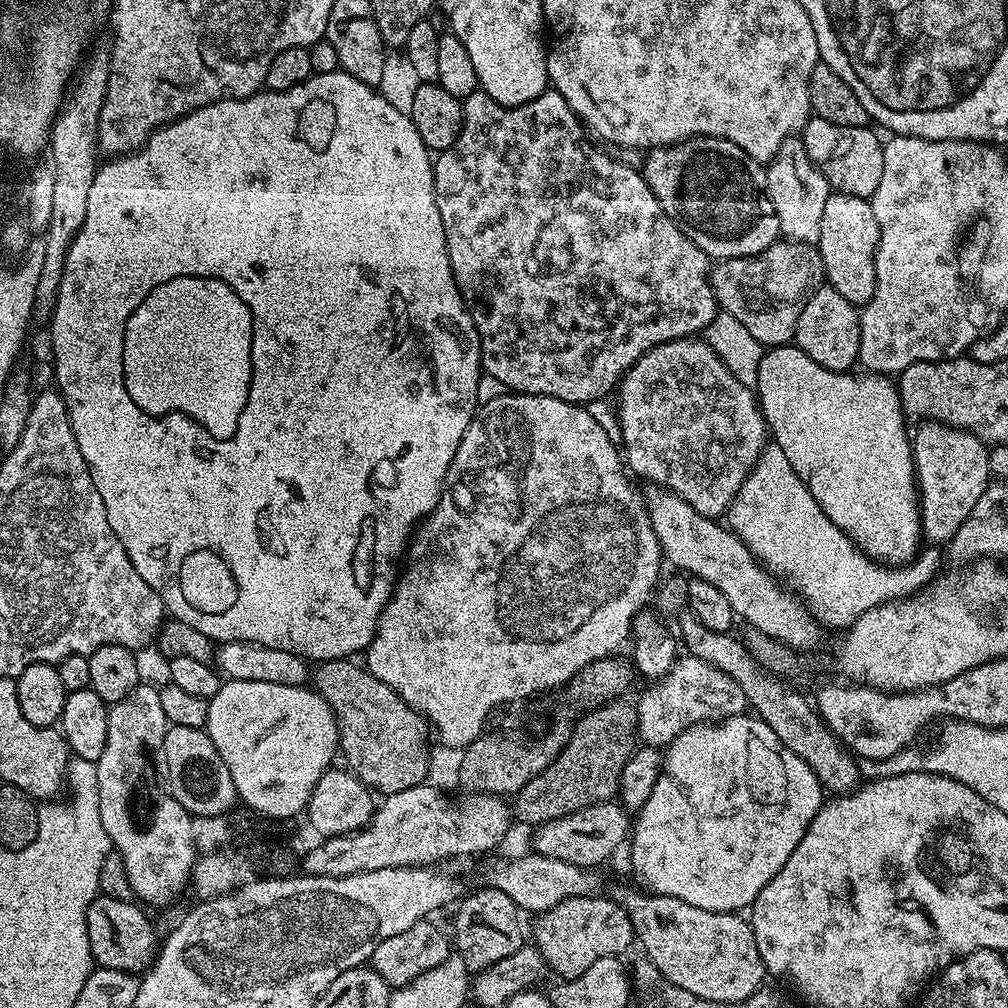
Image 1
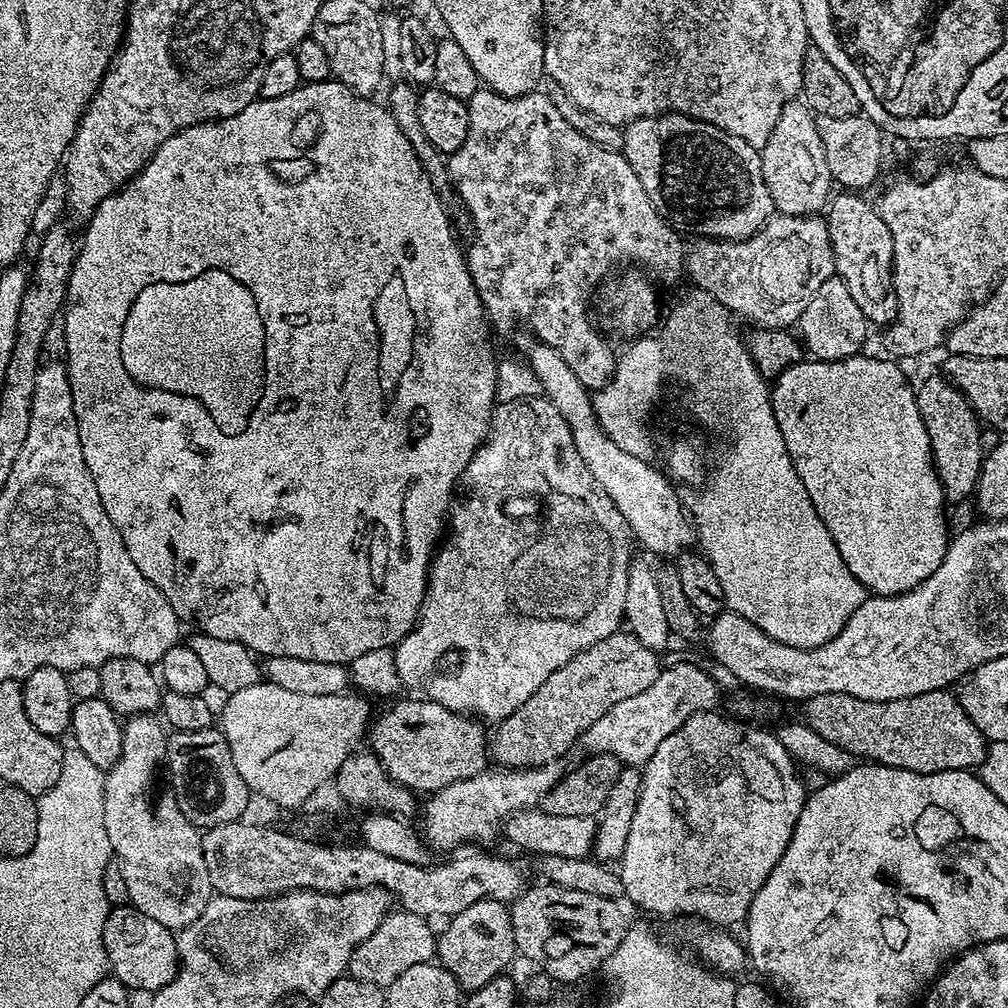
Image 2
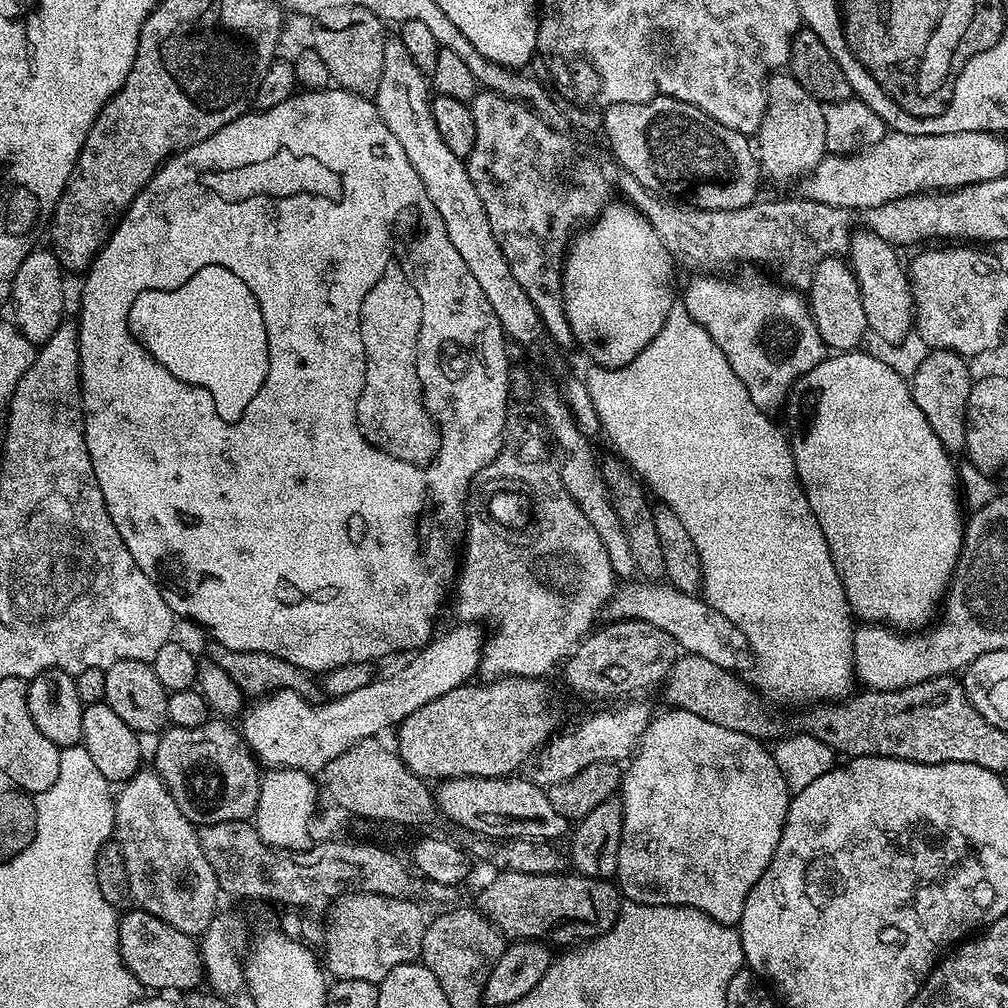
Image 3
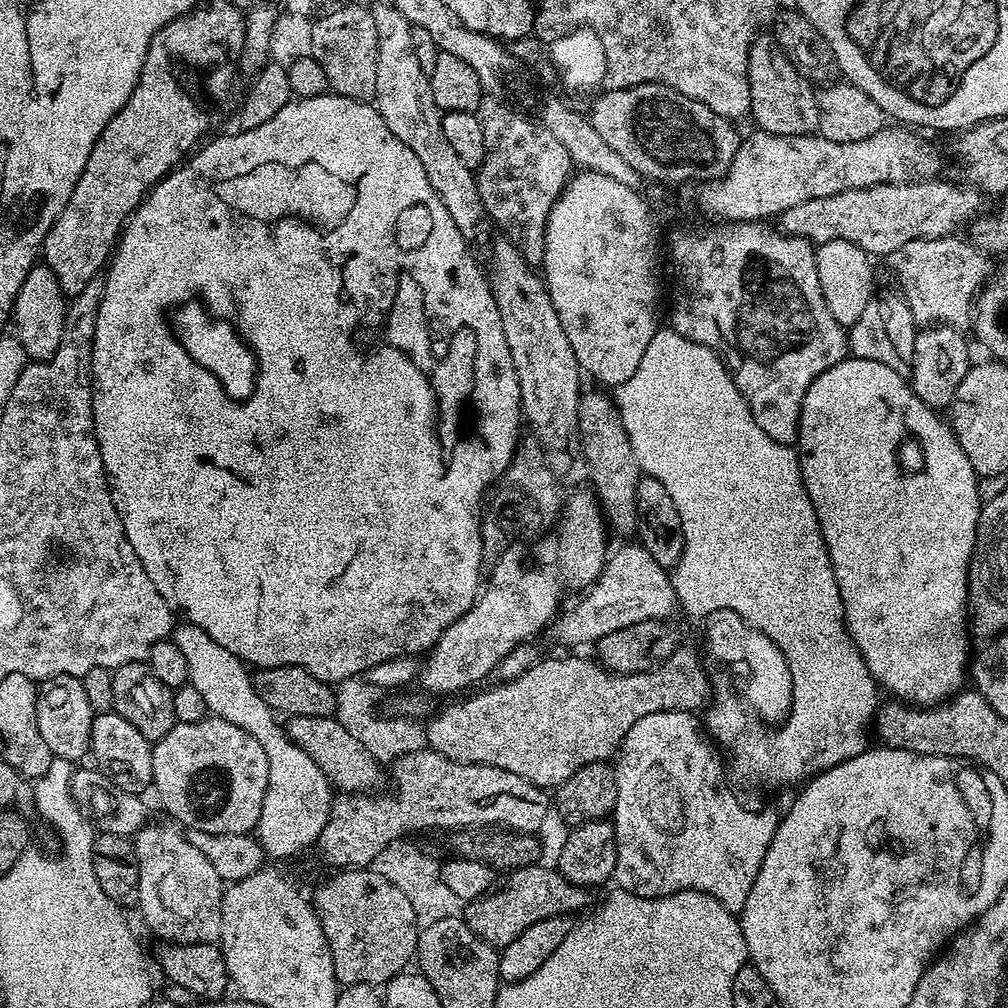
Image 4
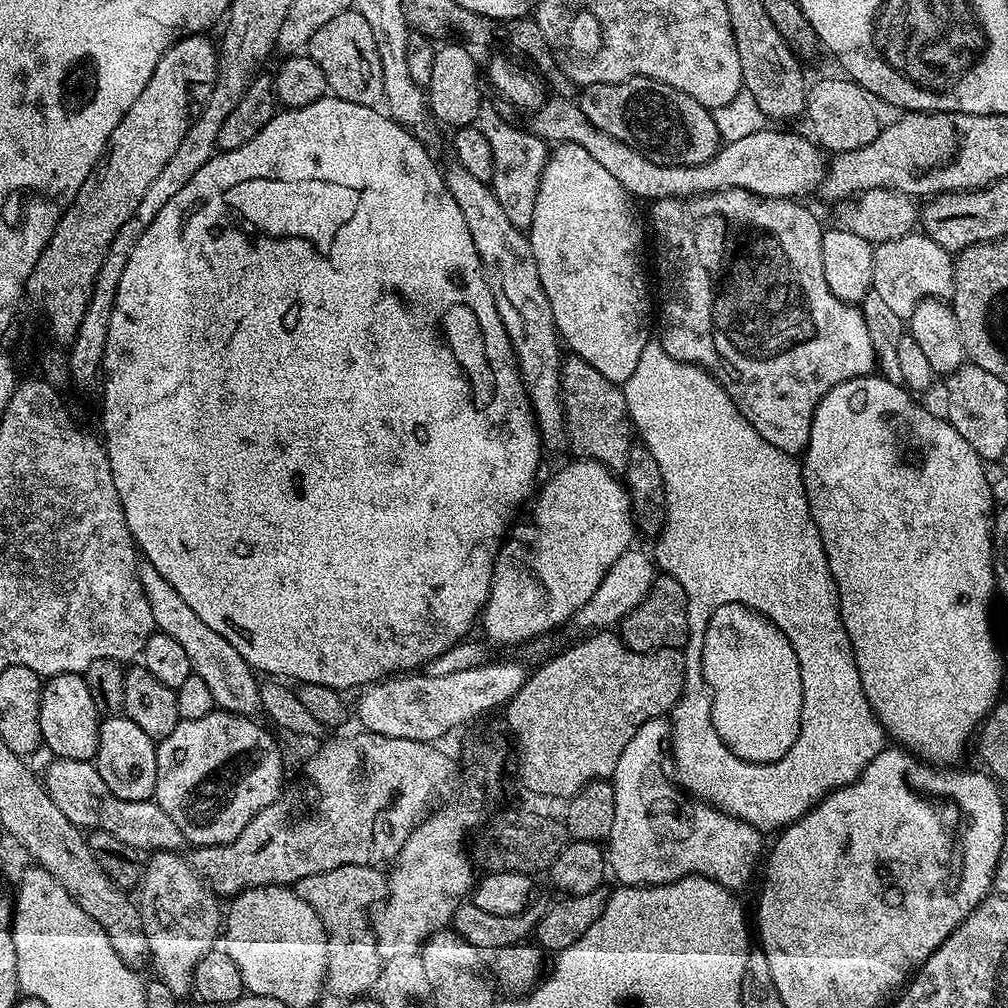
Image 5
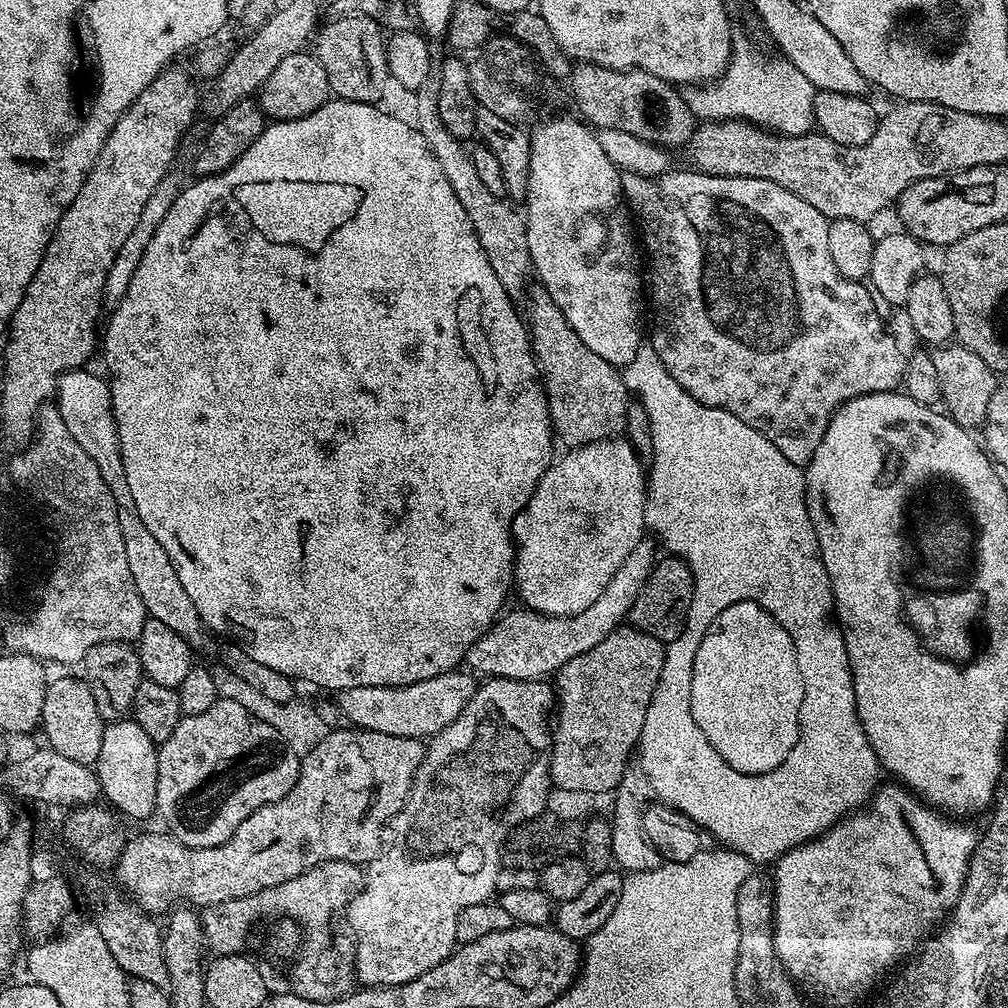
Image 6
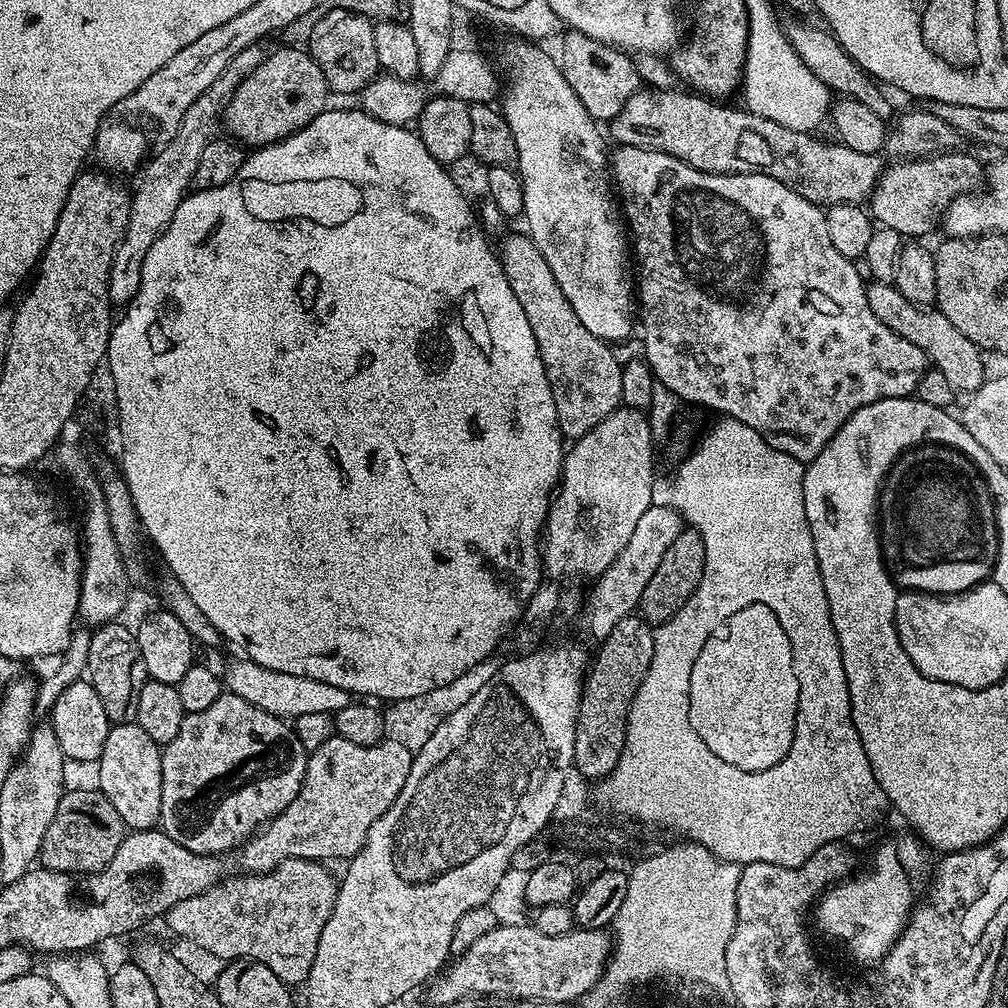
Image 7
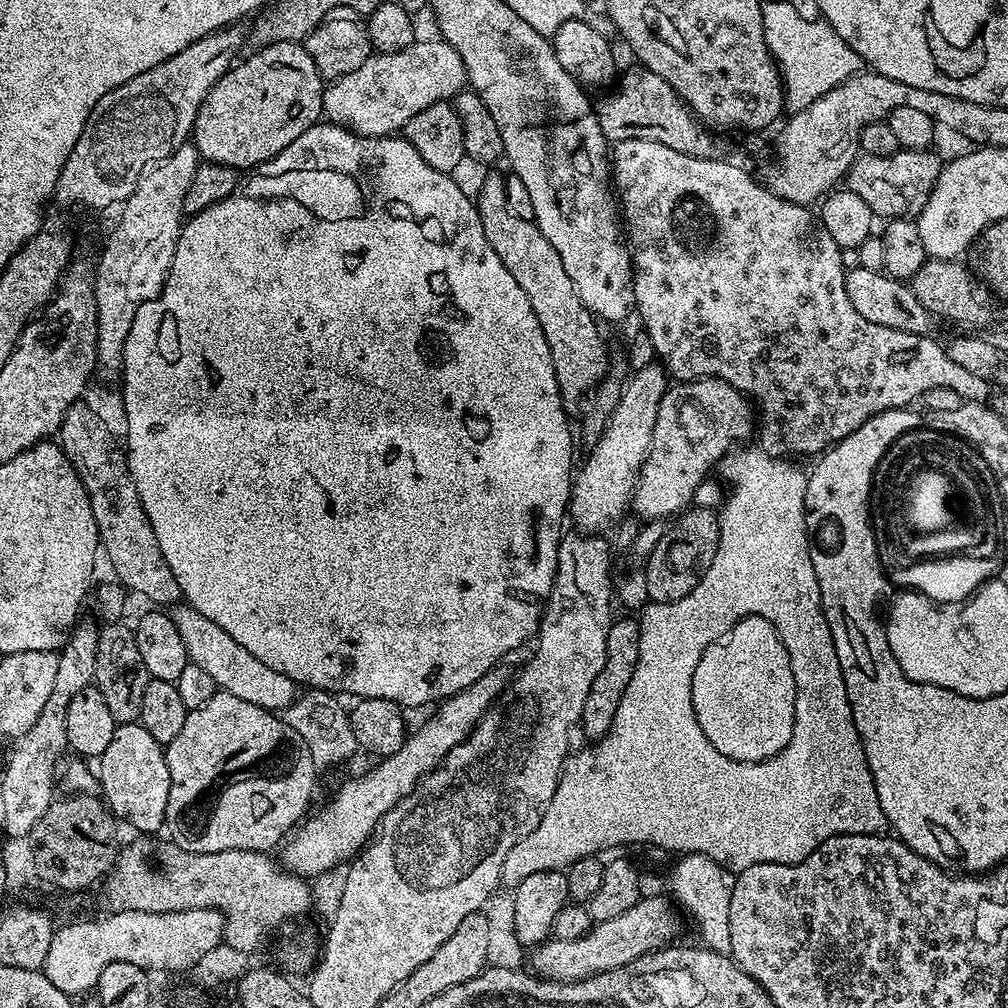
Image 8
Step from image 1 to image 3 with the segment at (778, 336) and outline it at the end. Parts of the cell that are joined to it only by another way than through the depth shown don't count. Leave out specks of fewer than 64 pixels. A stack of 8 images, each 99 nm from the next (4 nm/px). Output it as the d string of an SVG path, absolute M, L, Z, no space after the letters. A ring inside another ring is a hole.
M622 172L619 173L618 186L627 203L631 204L641 216L647 218L650 226L658 230L658 238L662 238L662 246L672 255L673 261L684 268L693 268L696 274L716 274L720 268L728 268L741 260L748 264L777 264L784 271L783 279L789 285L799 285L800 275L804 268L815 268L822 258L835 256L847 249L848 242L852 238L854 225L852 225L853 213L847 208L835 208L826 206L822 202L814 202L803 198L796 200L764 200L755 204L747 204L745 208L738 210L702 210L693 208L687 202L677 202L672 198L665 198L658 192L652 192L646 186L642 186L638 178Z

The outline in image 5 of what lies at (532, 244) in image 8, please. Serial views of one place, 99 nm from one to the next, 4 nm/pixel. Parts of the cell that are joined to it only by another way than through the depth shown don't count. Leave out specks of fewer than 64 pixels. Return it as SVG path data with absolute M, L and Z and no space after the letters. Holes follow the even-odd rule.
M568 354L560 365L560 400L564 404L568 444L576 451L575 455L598 462L611 472L623 473L634 443L634 429L628 417L623 387L610 382L610 378L602 378L602 374L581 356Z

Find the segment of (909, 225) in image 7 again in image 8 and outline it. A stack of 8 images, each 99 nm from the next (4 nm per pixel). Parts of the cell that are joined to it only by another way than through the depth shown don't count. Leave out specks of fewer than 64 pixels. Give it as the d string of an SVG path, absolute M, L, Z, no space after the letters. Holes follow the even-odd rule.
M901 150L892 156L857 155L846 177L847 191L858 194L858 198L870 206L873 217L915 218L926 206L930 190L934 190L934 182L938 182L942 160L934 153L932 150Z

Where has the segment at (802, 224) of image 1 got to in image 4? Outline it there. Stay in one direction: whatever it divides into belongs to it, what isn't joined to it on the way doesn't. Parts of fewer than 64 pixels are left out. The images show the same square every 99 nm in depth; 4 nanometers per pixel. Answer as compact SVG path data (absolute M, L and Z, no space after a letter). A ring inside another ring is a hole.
M760 34L756 41L746 48L748 54L748 81L750 82L750 116L756 119L755 127L762 132L769 132L775 136L807 136L819 129L818 92L813 84L802 74L798 74L796 67L789 62L786 54L776 45L771 35Z

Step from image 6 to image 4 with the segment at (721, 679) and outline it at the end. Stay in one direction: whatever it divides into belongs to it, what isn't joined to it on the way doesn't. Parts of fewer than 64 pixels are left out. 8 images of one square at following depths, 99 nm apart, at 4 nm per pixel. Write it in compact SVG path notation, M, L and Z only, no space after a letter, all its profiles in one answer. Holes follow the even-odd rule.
M732 610L720 612L720 622L709 622L706 626L708 644L713 656L730 664L744 663L750 672L748 676L748 694L754 698L761 719L770 724L783 721L792 705L793 682L785 655L772 639L754 627L751 627Z

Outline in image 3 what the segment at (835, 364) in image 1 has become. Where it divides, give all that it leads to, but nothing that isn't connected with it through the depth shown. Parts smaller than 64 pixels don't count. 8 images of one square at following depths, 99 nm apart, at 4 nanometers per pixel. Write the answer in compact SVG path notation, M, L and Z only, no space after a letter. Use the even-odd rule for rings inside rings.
M839 255L827 256L811 269L812 285L806 291L808 309L812 311L818 334L822 334L825 349L850 352L861 347L860 339L868 332L866 310L862 310L862 294L852 273L852 265Z

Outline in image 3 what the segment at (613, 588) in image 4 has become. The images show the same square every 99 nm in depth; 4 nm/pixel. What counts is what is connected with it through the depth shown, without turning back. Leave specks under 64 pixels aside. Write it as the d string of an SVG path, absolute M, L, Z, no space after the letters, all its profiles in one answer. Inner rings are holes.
M624 582L613 591L608 601L607 615L612 620L641 620L666 630L687 655L701 656L717 666L732 670L740 660L740 651L745 651L744 635L718 610L714 610L699 595L680 592L667 582Z

